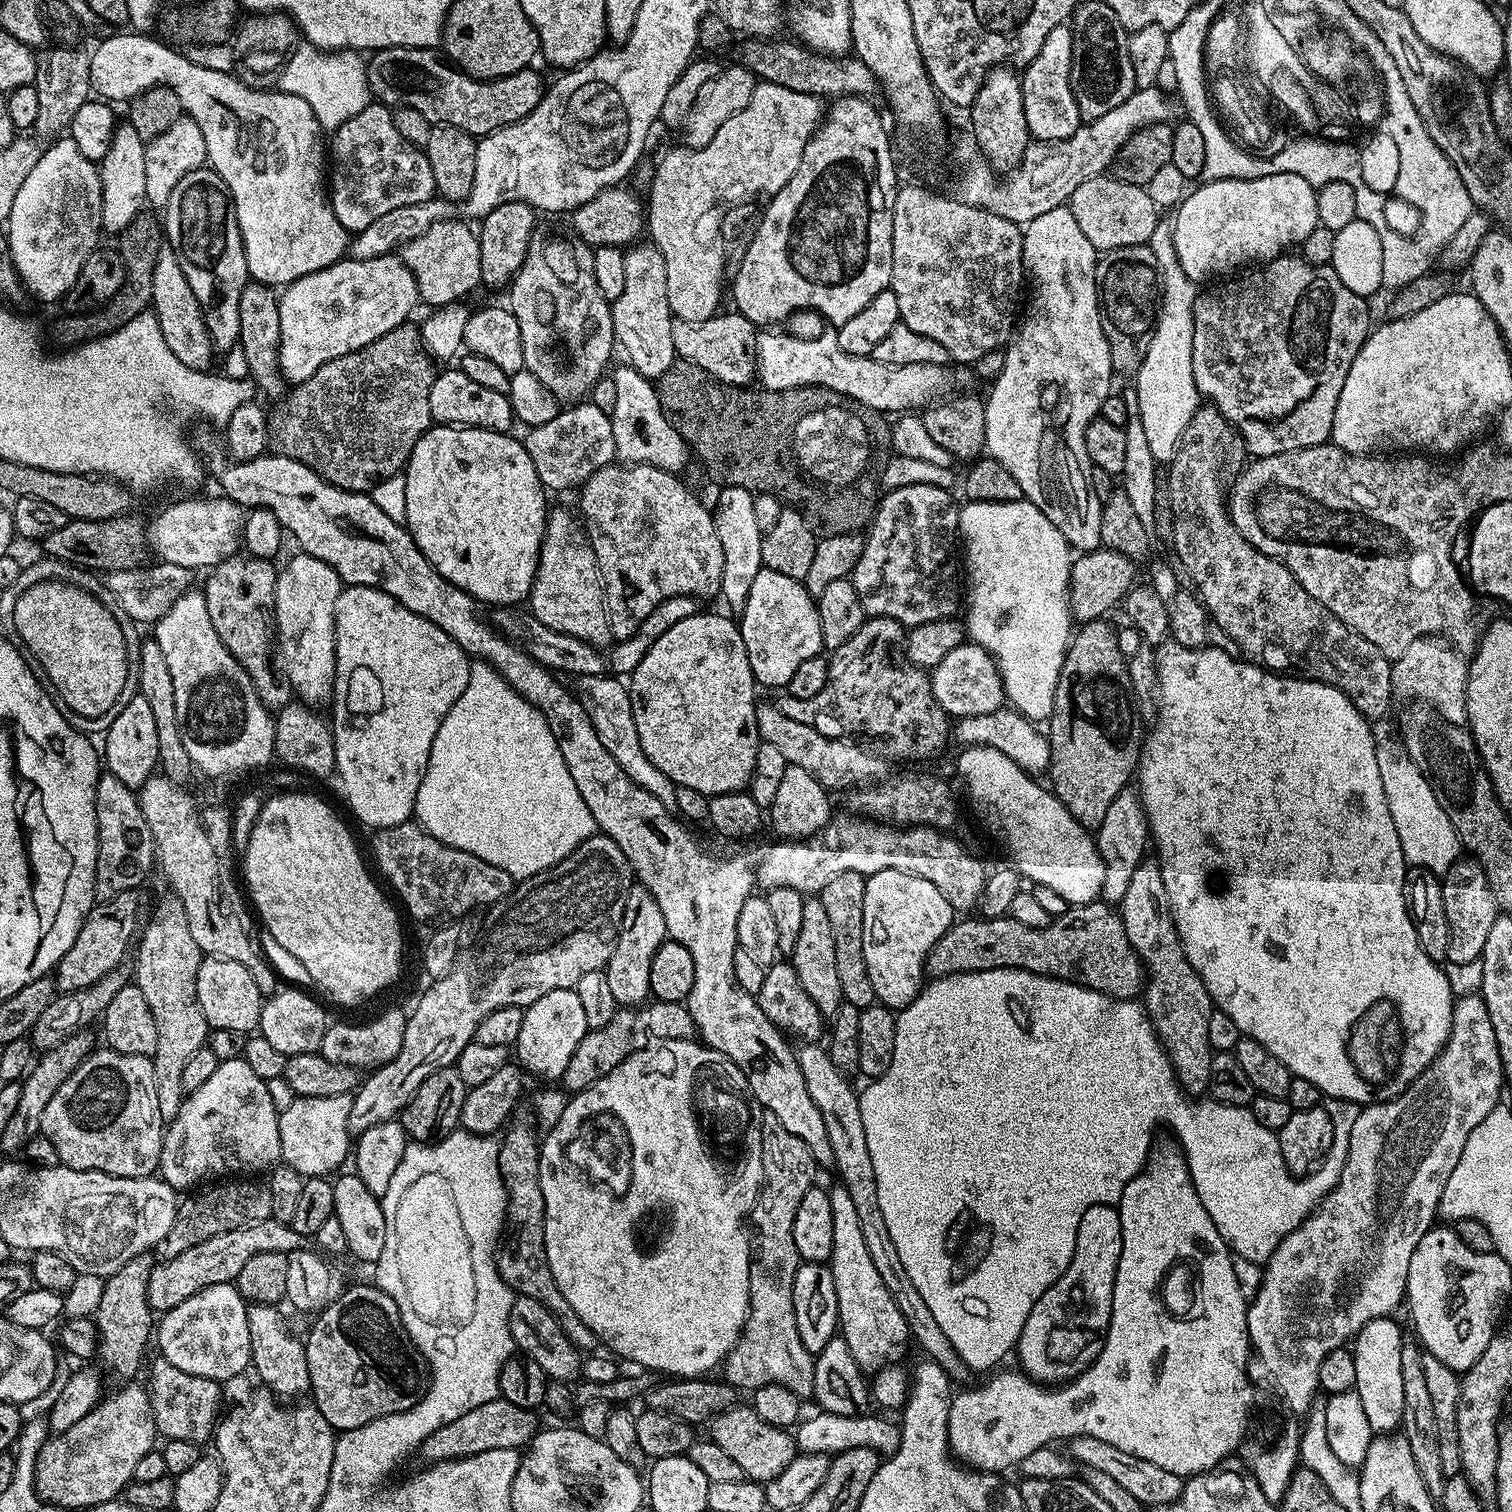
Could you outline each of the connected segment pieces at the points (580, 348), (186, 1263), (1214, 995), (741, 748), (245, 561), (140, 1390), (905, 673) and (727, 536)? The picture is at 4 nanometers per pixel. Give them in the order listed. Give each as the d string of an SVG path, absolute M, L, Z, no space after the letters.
M533 235L526 258L510 281L510 307L514 318L518 318L518 330L522 330L525 369L557 400L571 406L583 401L605 375L604 367L612 356L616 335L611 303L602 298L602 290L598 290L594 279L594 251L583 240L568 236Z
M273 1219L247 1224L238 1230L226 1230L226 1234L214 1234L214 1238L206 1238L206 1242L190 1246L190 1250L182 1250L182 1254L164 1258L161 1264L160 1261L153 1263L148 1283L148 1301L153 1313L166 1313L191 1295L198 1294L204 1287L235 1282L238 1274L242 1274L242 1266L246 1266L247 1260L254 1258L254 1254L297 1252L305 1244L306 1238L294 1231L291 1224Z
M1165 642L1155 649L1158 682L1162 690L1160 715L1154 726L1156 729L1153 732L1151 729L1143 741L1138 765L1138 781L1140 780L1138 795L1148 819L1148 831L1154 848L1156 844L1154 856L1162 870L1162 882L1166 882L1166 898L1170 902L1170 910L1180 935L1180 941L1184 947L1184 953L1190 962L1190 966L1194 966L1198 978L1202 978L1213 1005L1219 1011L1230 1014L1230 1019L1233 1020L1234 1026L1238 1026L1241 1036L1249 1036L1258 1042L1262 1042L1262 1046L1266 1046L1266 1050L1270 1050L1270 1054L1274 1054L1274 1058L1278 1058L1278 1062L1282 1062L1291 1070L1293 1077L1300 1079L1301 1076L1306 1083L1313 1084L1318 1091L1324 1092L1325 1097L1349 1100L1361 1106L1381 1104L1387 1100L1392 1100L1398 1094L1405 1092L1426 1071L1430 1066L1430 1062L1434 1062L1437 1056L1440 1055L1440 1051L1444 1049L1444 1044L1452 1033L1452 1019L1454 1018L1456 1000L1454 995L1452 996L1452 984L1448 981L1447 974L1440 969L1443 967L1437 961L1431 960L1422 950L1412 916L1408 913L1408 899L1404 896L1406 861L1402 854L1402 842L1398 842L1398 830L1394 830L1394 818L1390 818L1390 806L1386 802L1386 790L1382 790L1382 774L1378 771L1378 754L1376 753L1377 733L1372 733L1373 725L1368 717L1356 709L1354 702L1350 702L1350 698L1346 694L1342 694L1342 690L1317 680L1303 679L1295 674L1269 672L1261 665L1251 663L1244 658L1235 660L1230 653L1212 647L1187 648L1175 642Z
M701 610L696 615L685 618L683 622L676 623L670 630L666 630L666 634L662 634L662 638L658 638L658 642L654 642L654 646L650 646L650 650L646 650L646 658L638 662L638 666L630 674L626 687L630 694L630 706L634 710L634 728L638 730L638 742L646 758L650 758L650 762L654 762L654 766L658 766L658 770L662 770L662 774L666 774L666 778L670 778L673 784L690 786L690 790L698 790L707 797L742 792L747 789L748 783L752 780L756 755L762 743L756 721L758 685L750 670L750 658L746 658L746 642L742 642L739 623L733 617L731 620L728 616L719 616L716 612Z
M237 554L211 569L207 573L208 581L202 585L206 614L210 614L210 622L214 622L218 638L222 638L222 646L238 658L242 670L250 674L258 698L273 714L281 712L294 700L292 684L274 659L278 652L275 625L277 571L273 561Z
M128 1382L113 1396L107 1395L86 1418L74 1422L70 1430L47 1439L38 1454L36 1490L46 1505L94 1510L102 1502L117 1499L129 1484L138 1461L158 1444L156 1419L149 1389Z
M885 616L865 619L854 638L850 638L850 642L831 653L828 677L826 686L822 686L822 694L809 700L799 700L787 694L781 696L778 707L782 714L786 714L786 718L794 718L794 722L813 726L824 726L828 719L836 720L837 726L845 728L848 732L861 732L862 735L877 740L893 761L924 760L927 756L934 755L947 740L950 740L950 717L942 710L942 706L938 706L934 698L929 673L908 661L902 647L902 626L898 621Z
M727 485L719 489L712 521L718 530L718 542L722 542L722 578L719 595L735 610L743 609L746 598L750 598L750 586L764 567L762 542L764 533L758 530L754 515L754 493L742 486Z

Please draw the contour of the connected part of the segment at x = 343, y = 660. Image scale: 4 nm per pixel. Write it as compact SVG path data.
M370 586L341 587L338 594L338 606L334 610L334 634L336 635L336 686L332 693L330 709L330 723L332 725L332 737L334 738L334 754L336 755L336 772L340 776L340 784L344 787L344 796L348 799L348 808L371 830L389 828L399 824L409 823L416 811L416 799L418 798L418 786L422 786L422 778L428 769L430 758L430 746L434 746L434 734L438 734L438 726L442 726L442 718L450 714L450 706L462 698L462 690L466 690L466 682L470 682L470 670L472 664L468 653L446 634L446 630L438 630L434 622L414 614L414 610L406 610L402 602L398 602L390 594L386 594L377 588Z

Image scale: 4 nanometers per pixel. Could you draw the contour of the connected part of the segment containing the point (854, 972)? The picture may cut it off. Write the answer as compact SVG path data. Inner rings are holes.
M857 872L838 874L818 894L822 907L830 917L830 930L834 934L834 954L838 965L838 983L842 985L843 1003L860 1009L877 1003L870 973L866 971L866 954L862 954L862 897L866 894L865 876Z

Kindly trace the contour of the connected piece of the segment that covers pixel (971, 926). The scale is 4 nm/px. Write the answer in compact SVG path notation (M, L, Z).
M1107 902L1069 906L1062 915L1049 919L1046 926L1025 926L1009 915L968 919L972 918L957 919L934 942L926 965L929 977L1017 968L1081 984L1113 1000L1136 1000L1146 983L1144 963L1126 938L1119 911Z

